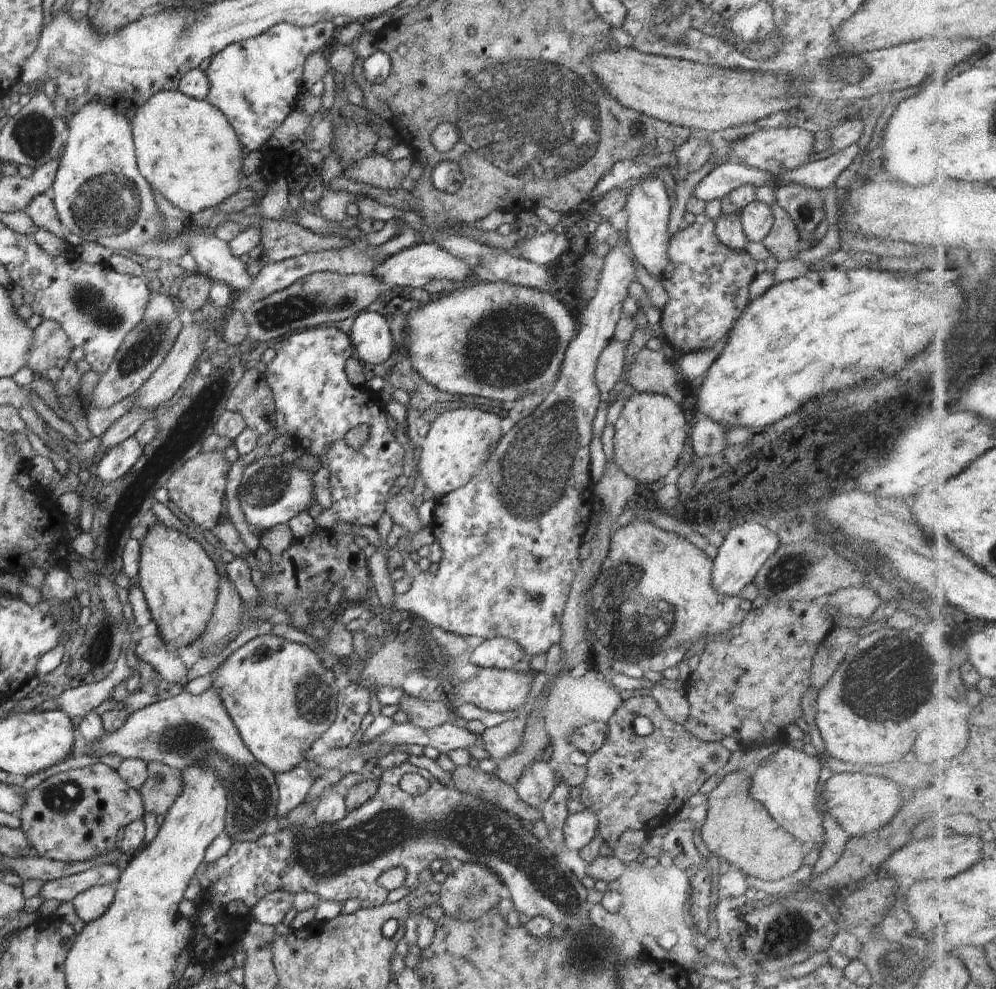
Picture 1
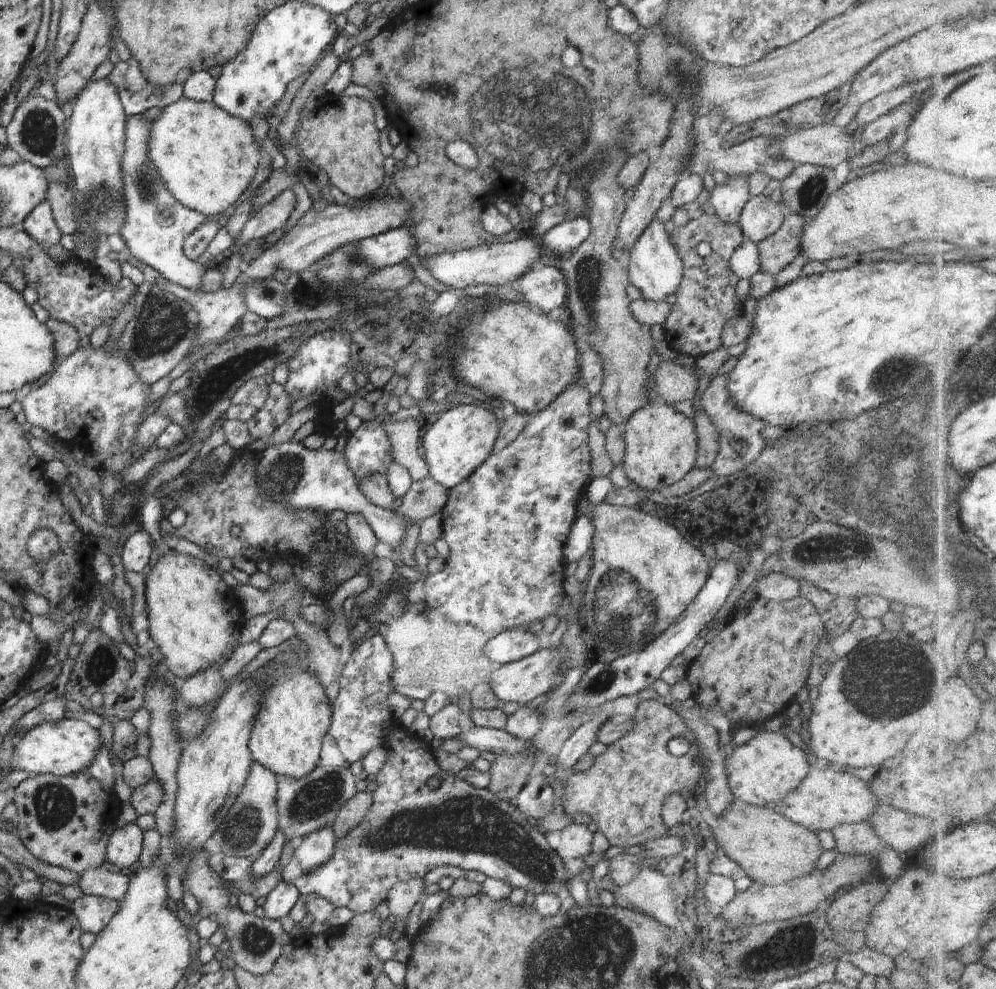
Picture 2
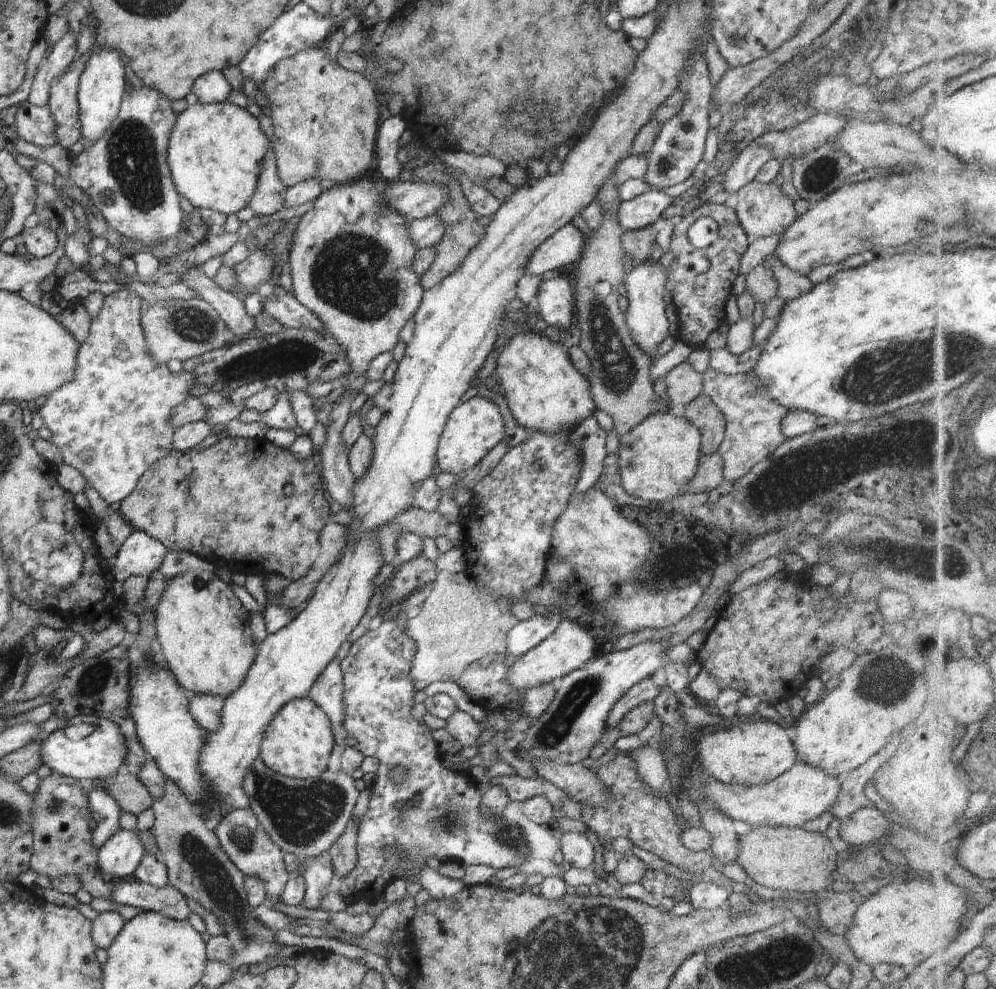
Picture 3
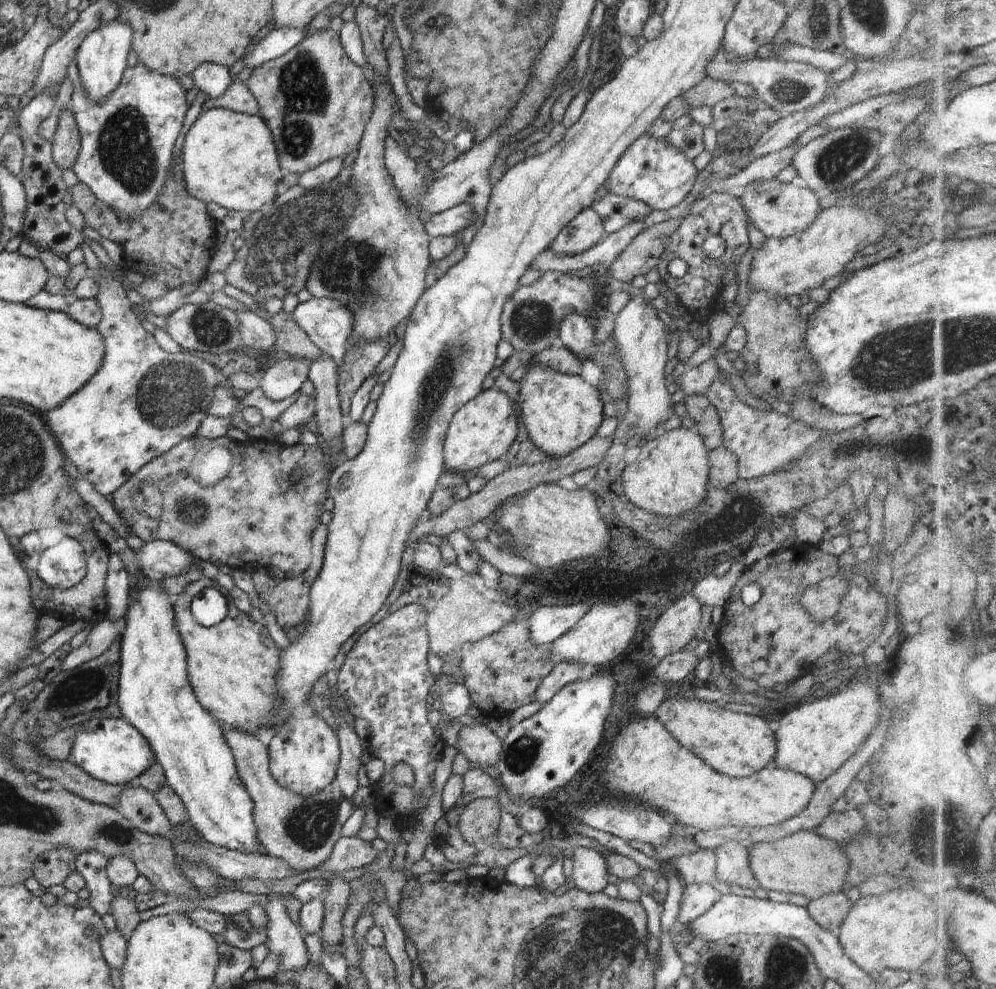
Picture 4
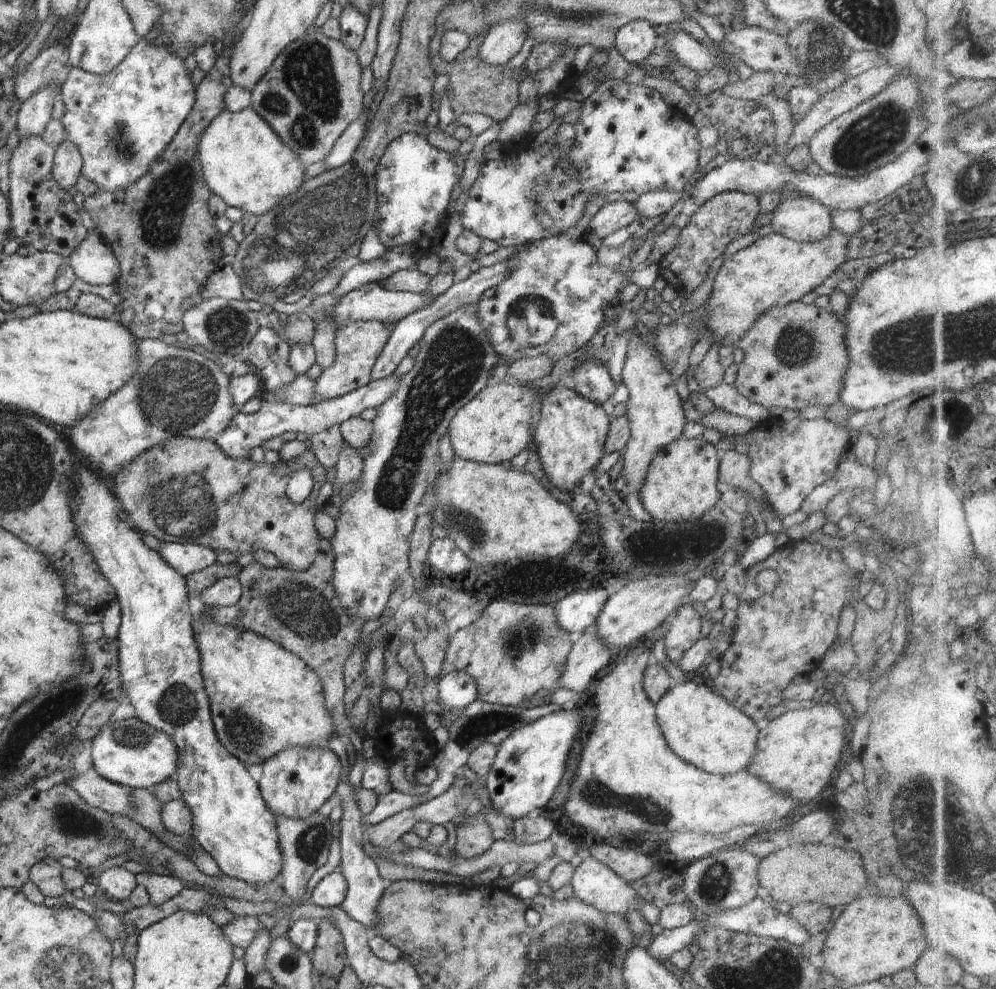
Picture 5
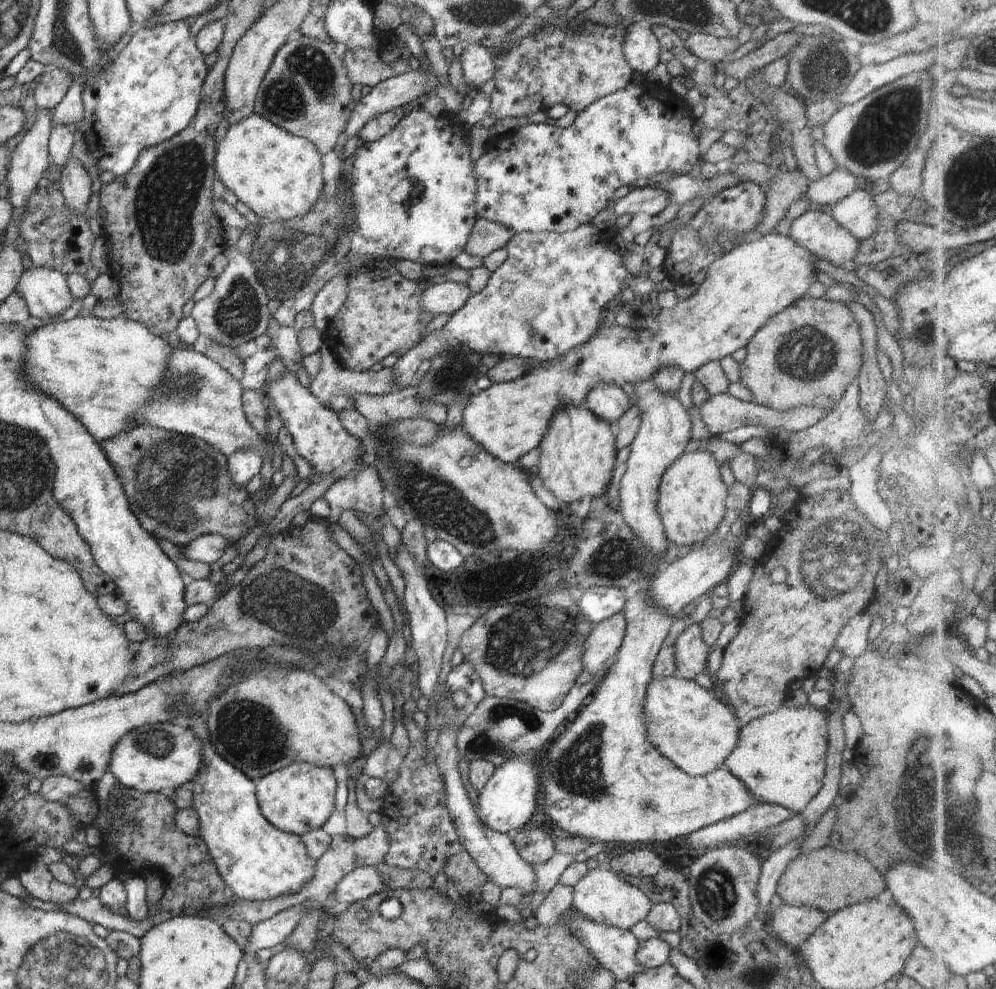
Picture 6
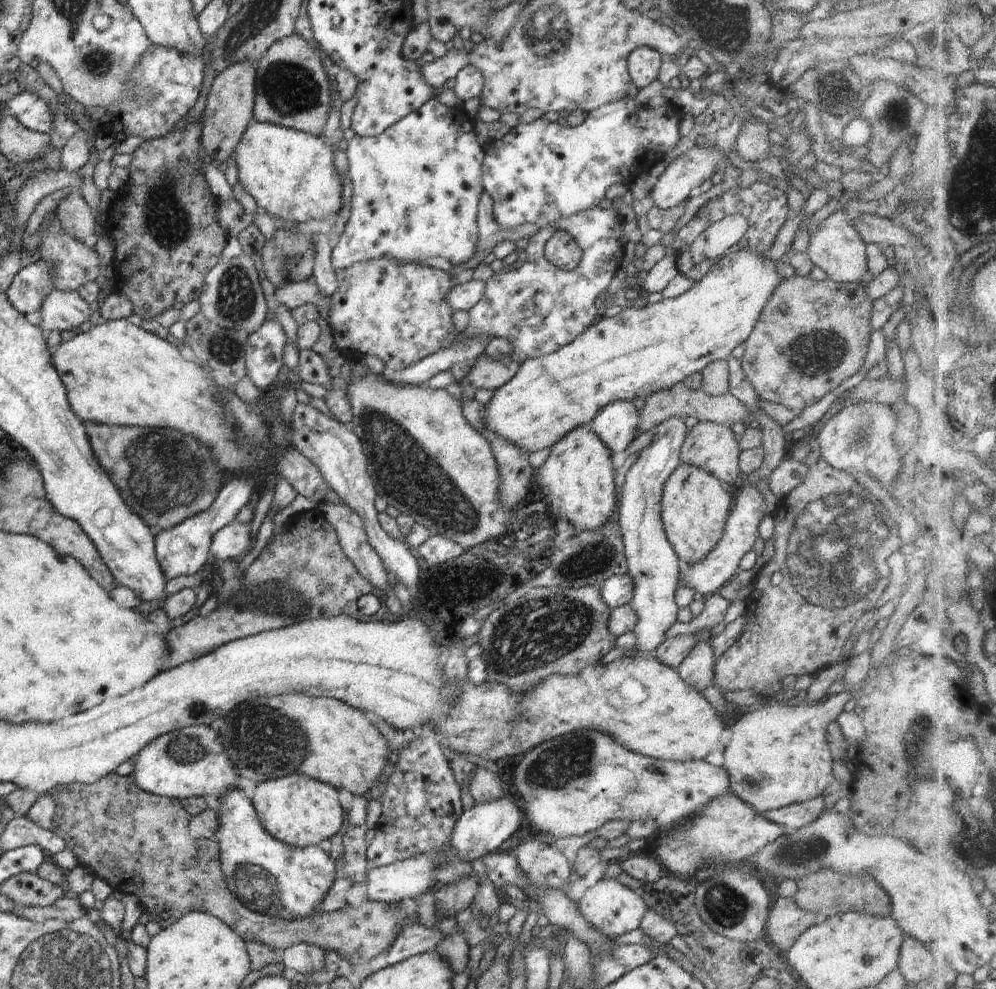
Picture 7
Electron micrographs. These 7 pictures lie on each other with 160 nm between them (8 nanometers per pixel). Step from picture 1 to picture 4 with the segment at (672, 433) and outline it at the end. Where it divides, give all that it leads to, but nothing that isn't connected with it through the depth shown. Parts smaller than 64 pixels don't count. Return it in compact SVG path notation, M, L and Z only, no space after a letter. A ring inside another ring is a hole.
M680 427L658 434L654 439L650 439L648 443L638 446L629 457L627 468L620 476L624 495L635 506L651 514L670 517L690 512L692 508L696 508L706 498L709 488L707 452L708 449L696 430Z

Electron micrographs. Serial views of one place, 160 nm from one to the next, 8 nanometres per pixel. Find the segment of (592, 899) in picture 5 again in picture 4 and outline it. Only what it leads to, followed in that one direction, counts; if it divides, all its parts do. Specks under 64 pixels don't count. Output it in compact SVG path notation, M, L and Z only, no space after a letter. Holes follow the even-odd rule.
M577 847L572 856L574 870L571 879L574 886L586 893L603 893L608 885L605 858L598 850Z

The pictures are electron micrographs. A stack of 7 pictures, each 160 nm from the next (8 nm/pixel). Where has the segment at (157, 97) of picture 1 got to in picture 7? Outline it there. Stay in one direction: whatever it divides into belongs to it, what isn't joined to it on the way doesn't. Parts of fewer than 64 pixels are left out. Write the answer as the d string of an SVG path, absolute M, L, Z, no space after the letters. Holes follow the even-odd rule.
M256 121L246 128L231 158L238 168L238 182L264 212L276 221L295 223L302 227L310 220L318 222L328 216L336 216L342 209L343 184L334 166L333 150L319 136Z

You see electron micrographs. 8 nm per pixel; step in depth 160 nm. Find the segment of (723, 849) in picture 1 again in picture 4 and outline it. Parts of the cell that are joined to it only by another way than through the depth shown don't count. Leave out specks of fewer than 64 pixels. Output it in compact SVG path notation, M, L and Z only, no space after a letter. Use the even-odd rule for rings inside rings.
M799 831L780 838L776 842L758 842L748 846L748 866L754 878L760 884L762 889L776 890L776 892L786 892L788 894L799 894L813 899L821 898L826 894L836 894L842 891L842 886L846 883L846 872L850 862L841 852L841 845L832 840L822 838L813 831Z

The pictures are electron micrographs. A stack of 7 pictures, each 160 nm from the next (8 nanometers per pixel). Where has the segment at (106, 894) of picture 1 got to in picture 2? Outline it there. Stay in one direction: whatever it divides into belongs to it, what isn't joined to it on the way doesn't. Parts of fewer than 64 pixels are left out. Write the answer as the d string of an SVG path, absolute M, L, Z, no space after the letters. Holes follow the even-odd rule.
M84 894L73 900L70 909L78 919L83 932L92 932L97 935L117 913L119 905L118 901L112 899Z

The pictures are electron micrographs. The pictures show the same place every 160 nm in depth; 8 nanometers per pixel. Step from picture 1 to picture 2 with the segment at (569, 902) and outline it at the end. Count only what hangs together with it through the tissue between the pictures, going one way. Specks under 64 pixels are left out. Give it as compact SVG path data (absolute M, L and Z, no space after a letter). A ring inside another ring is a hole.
M383 631L365 640L361 644L356 645L350 658L348 658L342 672L342 677L340 678L338 697L332 709L332 720L328 733L330 733L330 736L337 742L337 747L349 764L362 760L372 749L378 747L385 751L387 759L385 760L384 766L376 773L377 787L374 792L371 793L372 804L368 812L365 814L362 822L360 822L354 830L351 830L343 839L335 843L335 853L332 855L332 858L323 865L320 865L320 868L317 868L307 875L302 874L301 877L295 878L294 880L284 881L294 885L299 890L300 894L306 895L309 892L314 892L314 894L318 894L318 897L325 898L328 902L331 902L335 908L344 906L344 908L348 908L348 910L352 910L352 912L355 913L367 913L368 911L372 911L373 908L385 902L388 891L396 883L422 878L426 876L427 872L430 872L430 870L438 866L454 866L454 868L463 868L464 870L478 870L478 872L484 872L488 877L500 879L501 881L507 882L510 886L513 886L513 888L520 887L521 889L527 890L527 892L530 891L538 894L546 891L552 893L553 890L558 898L563 898L568 895L566 881L572 876L570 876L570 872L568 872L568 869L561 861L562 858L557 854L556 849L548 848L543 832L538 827L532 826L527 816L522 814L518 810L518 807L512 805L508 800L499 799L487 788L479 789L469 784L465 779L456 777L453 773L443 771L433 757L433 750L428 743L424 741L423 738L410 733L406 728L400 726L398 721L392 717L392 713L386 702L388 702L388 695L394 692L394 688L392 688L390 684L394 671L395 662L393 661L392 653L388 650ZM432 778L438 778L438 782L440 782L436 788L432 788L432 786L428 784ZM212 853L209 865L223 881L231 881L238 890L251 894L256 900L267 894L282 880L282 871L274 869L268 876L256 879L249 874L252 862L260 855L254 857L236 857L224 853Z

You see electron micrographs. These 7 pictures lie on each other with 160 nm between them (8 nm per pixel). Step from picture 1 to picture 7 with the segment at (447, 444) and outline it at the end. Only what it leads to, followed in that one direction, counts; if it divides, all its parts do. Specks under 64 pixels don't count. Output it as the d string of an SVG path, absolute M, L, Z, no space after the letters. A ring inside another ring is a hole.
M735 247L713 262L708 273L686 294L649 303L644 308L624 304L623 311L616 317L602 318L564 348L522 361L512 380L494 390L492 398L484 405L484 428L496 434L496 438L512 442L512 446L524 452L534 453L551 448L576 426L589 425L600 408L616 400L645 398L652 392L672 388L692 374L701 373L712 362L727 361L734 348L748 340L760 312L784 280L776 267L778 260L767 259L764 255Z

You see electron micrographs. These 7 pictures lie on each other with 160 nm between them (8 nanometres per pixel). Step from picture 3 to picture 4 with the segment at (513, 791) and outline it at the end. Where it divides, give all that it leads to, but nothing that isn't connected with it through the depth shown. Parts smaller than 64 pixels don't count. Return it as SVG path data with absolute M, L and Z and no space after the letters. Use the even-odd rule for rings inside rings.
M475 766L466 772L463 777L464 789L462 796L455 803L456 808L462 808L462 806L466 806L466 804L468 805L478 798L501 798L500 788L502 786L500 786L500 782L498 782L493 771Z

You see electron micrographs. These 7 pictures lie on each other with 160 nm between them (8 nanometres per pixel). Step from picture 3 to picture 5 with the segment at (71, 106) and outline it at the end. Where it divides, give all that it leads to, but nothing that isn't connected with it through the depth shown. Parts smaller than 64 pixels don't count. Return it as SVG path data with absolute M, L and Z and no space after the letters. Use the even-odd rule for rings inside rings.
M62 140L55 149L52 176L60 188L75 190L76 182L82 173L83 160L78 148L70 140Z

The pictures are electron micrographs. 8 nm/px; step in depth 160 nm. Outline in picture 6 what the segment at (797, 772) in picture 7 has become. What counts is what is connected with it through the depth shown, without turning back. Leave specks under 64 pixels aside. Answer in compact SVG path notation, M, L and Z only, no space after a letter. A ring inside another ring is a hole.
M810 704L786 708L756 718L740 730L740 742L724 767L752 792L760 803L802 813L823 786L828 750L828 715Z

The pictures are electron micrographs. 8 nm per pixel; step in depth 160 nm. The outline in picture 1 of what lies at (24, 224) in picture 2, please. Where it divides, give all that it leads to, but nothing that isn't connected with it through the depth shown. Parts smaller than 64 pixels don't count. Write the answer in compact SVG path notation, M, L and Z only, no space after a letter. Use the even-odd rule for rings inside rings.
M45 193L36 195L23 210L39 229L47 230L58 238L64 238L66 229L58 218L53 200Z

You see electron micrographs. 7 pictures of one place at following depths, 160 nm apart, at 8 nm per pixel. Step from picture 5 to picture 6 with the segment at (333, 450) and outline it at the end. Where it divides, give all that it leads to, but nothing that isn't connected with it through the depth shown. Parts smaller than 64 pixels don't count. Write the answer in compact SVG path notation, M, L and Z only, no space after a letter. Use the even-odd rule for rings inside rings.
M323 344L319 352L322 365L312 378L309 392L324 408L331 408L332 396L349 398L350 395L388 395L394 390L400 391L392 368L382 368L380 372L352 372L341 365L327 345Z

